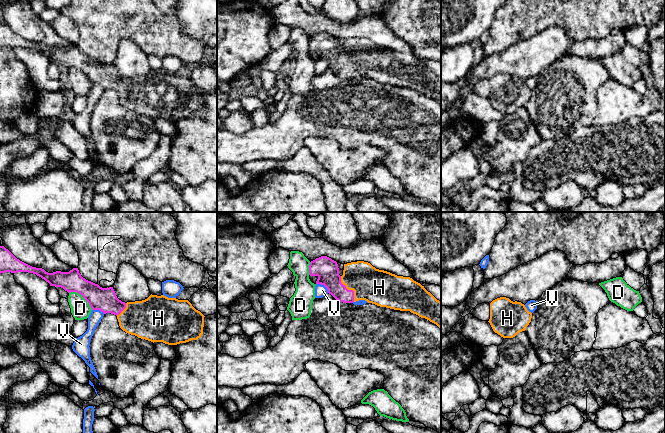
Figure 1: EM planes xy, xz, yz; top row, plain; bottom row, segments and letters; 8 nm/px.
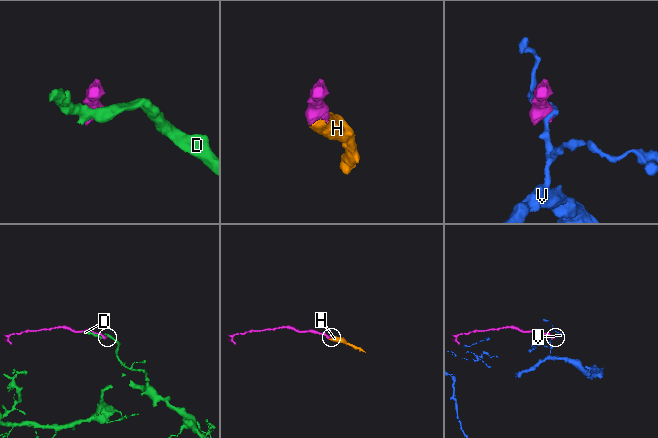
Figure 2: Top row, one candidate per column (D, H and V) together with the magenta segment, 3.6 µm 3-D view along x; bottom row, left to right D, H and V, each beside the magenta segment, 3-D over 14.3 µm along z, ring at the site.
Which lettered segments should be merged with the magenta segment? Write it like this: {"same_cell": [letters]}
{"same_cell": ["H"]}

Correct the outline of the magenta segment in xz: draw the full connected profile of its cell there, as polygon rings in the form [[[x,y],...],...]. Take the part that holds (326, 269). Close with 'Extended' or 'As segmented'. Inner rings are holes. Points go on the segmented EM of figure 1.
[[[327,256],[310,262],[309,275],[317,276],[316,284],[324,285],[340,302],[365,300],[380,307],[410,311],[441,328],[441,302],[410,277],[376,269],[364,261],[344,264],[340,276],[337,262]]]. Extended

